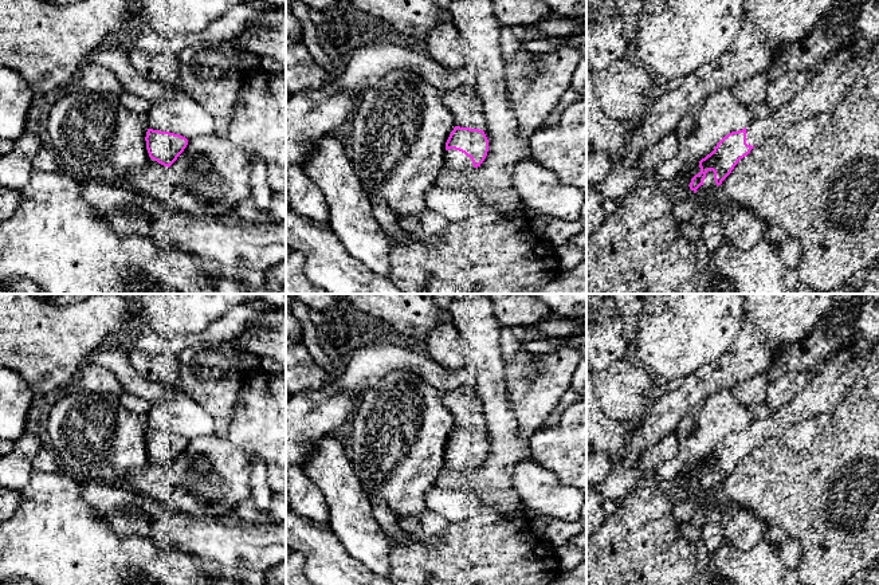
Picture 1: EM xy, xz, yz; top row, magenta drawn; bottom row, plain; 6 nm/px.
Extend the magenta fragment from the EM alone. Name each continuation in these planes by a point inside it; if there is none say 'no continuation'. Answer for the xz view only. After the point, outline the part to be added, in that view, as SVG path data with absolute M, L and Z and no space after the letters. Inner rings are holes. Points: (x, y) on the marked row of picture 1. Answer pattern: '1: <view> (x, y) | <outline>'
1: xz (455, 160) | M455 149L446 150L446 165L452 170L468 170L474 168L471 158Z

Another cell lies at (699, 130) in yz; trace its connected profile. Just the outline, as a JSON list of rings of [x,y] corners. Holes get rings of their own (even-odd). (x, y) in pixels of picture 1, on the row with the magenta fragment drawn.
[[[730,89],[718,90],[682,115],[675,130],[679,150],[655,170],[654,177],[666,187],[678,187],[688,166],[710,154],[725,136],[745,129],[753,118]]]

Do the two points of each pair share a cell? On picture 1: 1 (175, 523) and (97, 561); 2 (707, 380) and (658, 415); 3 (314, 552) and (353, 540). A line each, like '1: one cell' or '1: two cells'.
1: two cells
2: one cell
3: two cells

